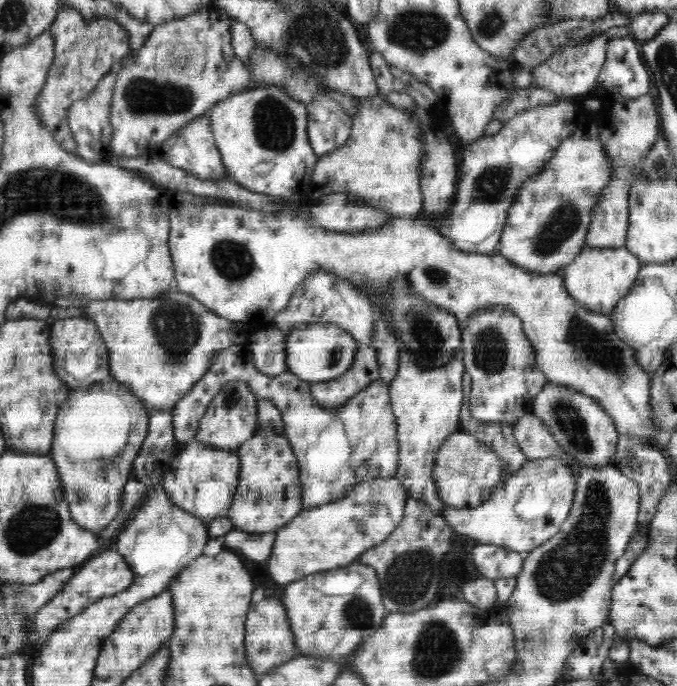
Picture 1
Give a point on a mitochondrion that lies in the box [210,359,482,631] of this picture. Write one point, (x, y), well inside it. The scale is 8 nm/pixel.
(410, 577)

